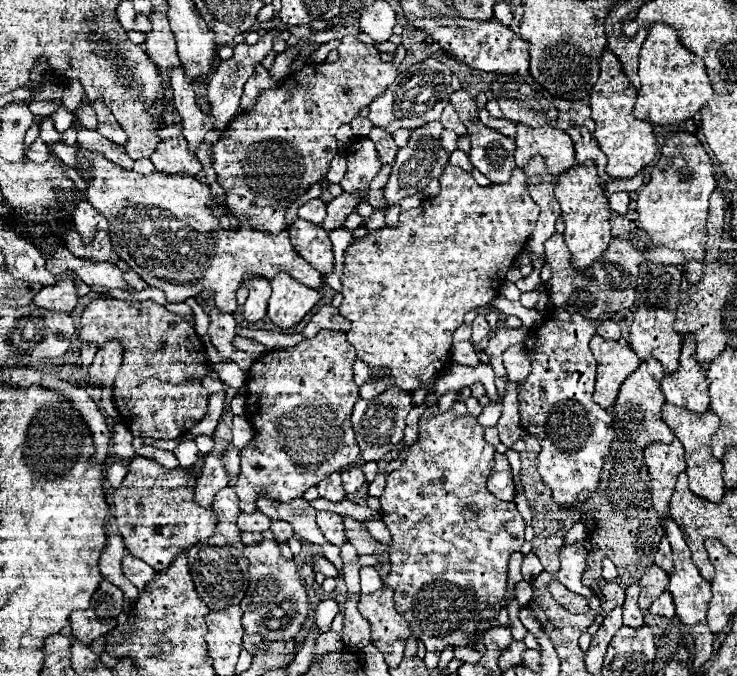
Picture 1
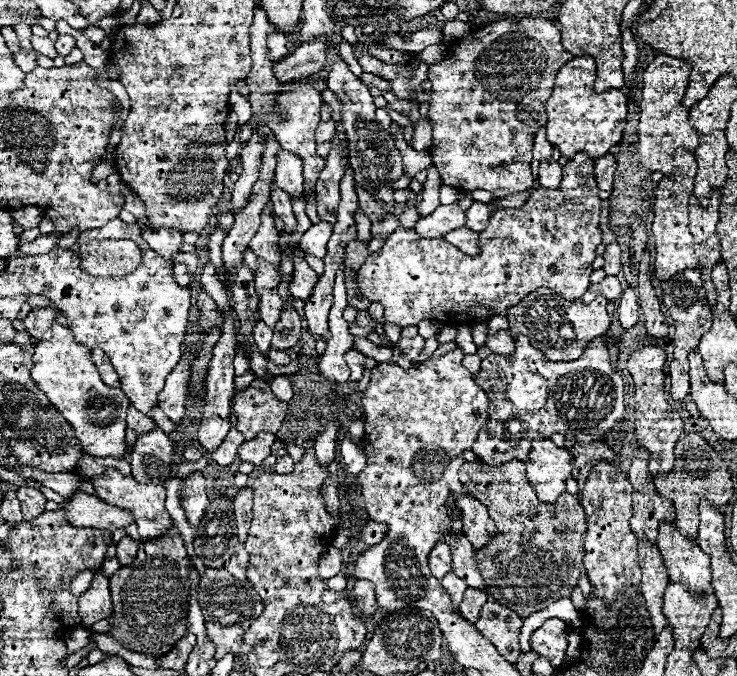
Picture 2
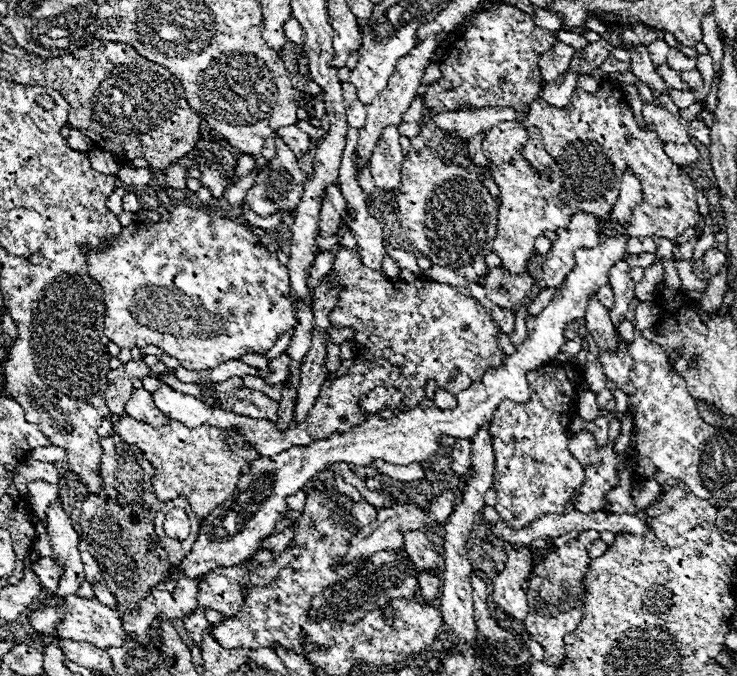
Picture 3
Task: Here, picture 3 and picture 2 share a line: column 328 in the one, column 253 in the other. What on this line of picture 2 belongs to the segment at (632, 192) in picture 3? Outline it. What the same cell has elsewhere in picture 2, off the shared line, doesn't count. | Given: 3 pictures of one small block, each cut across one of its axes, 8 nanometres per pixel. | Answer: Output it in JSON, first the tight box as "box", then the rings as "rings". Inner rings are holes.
{"box":[238,434,276,466],"rings":[[[256,434],[250,442],[244,442],[238,448],[238,456],[242,462],[252,462],[254,466],[260,466],[266,456],[270,456],[270,446],[276,442],[274,434]]]}

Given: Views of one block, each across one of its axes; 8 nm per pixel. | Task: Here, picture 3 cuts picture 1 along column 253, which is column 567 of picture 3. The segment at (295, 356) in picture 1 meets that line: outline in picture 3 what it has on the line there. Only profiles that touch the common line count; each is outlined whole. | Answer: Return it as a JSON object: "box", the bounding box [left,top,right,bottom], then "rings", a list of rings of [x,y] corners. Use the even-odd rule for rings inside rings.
{"box":[490,362,584,528],"rings":[[[548,362],[538,370],[530,370],[528,382],[532,390],[530,400],[524,404],[502,402],[502,406],[498,406],[498,410],[494,412],[490,426],[494,446],[494,506],[500,512],[502,520],[512,528],[524,528],[544,514],[568,514],[570,510],[574,510],[574,494],[584,480],[584,470],[578,464],[578,460],[574,460],[574,456],[570,454],[566,438],[566,428],[570,420],[576,416],[576,388],[580,382],[578,370],[574,368],[574,364],[562,366],[556,362]]]}

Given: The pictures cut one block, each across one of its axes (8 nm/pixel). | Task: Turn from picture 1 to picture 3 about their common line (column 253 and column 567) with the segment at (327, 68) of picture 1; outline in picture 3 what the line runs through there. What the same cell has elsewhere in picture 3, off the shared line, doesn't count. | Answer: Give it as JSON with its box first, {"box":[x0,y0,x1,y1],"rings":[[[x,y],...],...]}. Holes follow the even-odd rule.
{"box":[484,80,700,274],"rings":[[[602,80],[596,94],[588,94],[580,88],[576,88],[568,108],[554,108],[546,104],[542,98],[536,98],[530,102],[530,114],[526,122],[500,122],[484,138],[484,154],[492,162],[492,178],[500,190],[500,210],[498,210],[498,236],[494,238],[494,252],[500,256],[502,266],[510,270],[510,274],[518,274],[526,268],[526,262],[530,254],[534,252],[534,242],[538,236],[542,236],[546,230],[562,230],[568,226],[574,210],[586,210],[594,214],[598,220],[602,220],[606,214],[610,214],[614,202],[618,200],[618,184],[622,180],[622,172],[626,166],[634,174],[642,178],[644,184],[644,202],[634,208],[632,218],[628,222],[628,234],[630,236],[660,236],[660,238],[678,238],[686,228],[696,226],[700,220],[698,204],[694,198],[694,184],[690,182],[688,174],[684,174],[662,150],[662,140],[658,138],[656,130],[648,126],[648,130],[640,130],[632,108],[624,100],[624,92],[618,84],[610,80]],[[526,126],[536,126],[542,132],[544,148],[554,158],[554,164],[548,168],[548,172],[540,174],[536,172],[520,154],[522,142],[526,142],[528,132]]]}

